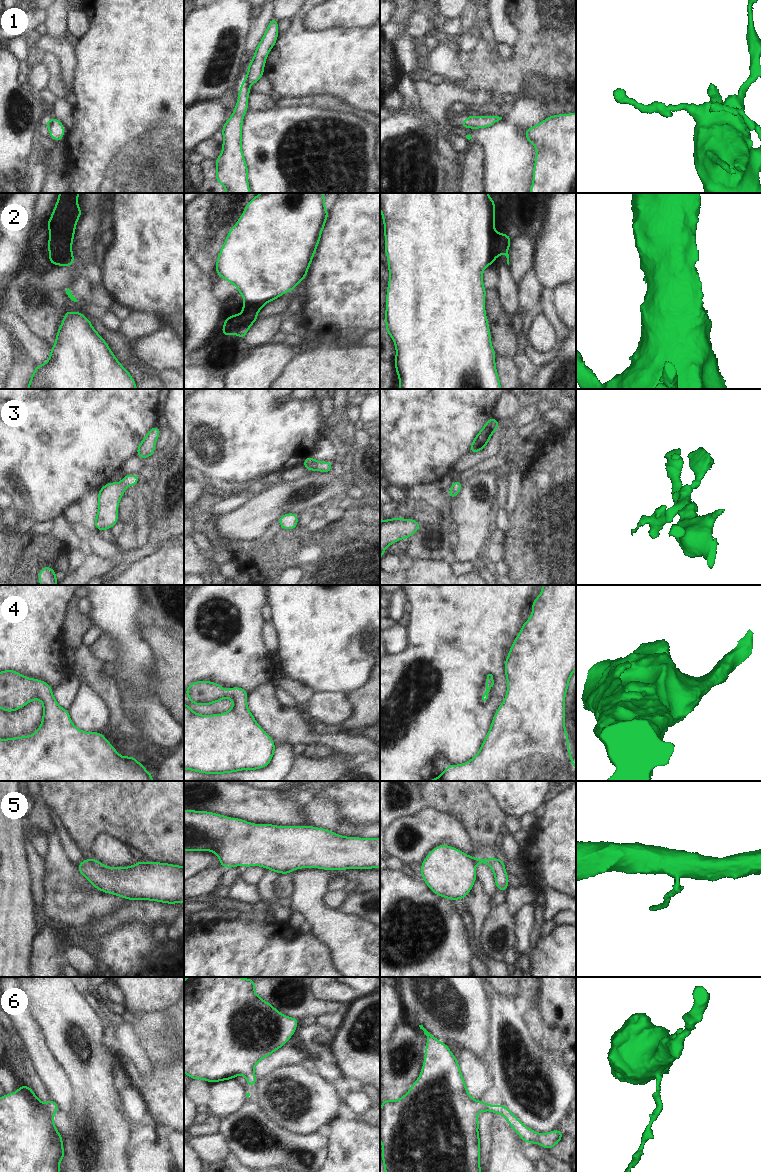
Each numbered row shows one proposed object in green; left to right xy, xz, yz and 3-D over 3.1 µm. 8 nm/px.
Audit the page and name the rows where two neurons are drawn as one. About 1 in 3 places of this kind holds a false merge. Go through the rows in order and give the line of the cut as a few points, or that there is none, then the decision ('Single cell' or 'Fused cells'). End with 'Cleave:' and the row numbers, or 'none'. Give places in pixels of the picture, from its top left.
1: Split along xz (244, 80), (249, 86). Fused cells
2: Split along yz (495, 233), (490, 239), (490, 260), (492, 262). Fused cells
3: No split. Single cell
4: No split. Single cell
5: Split along yz (472, 857), (475, 864). Fused cells
6: No split. Single cell
Cleave: 1, 2, 5

